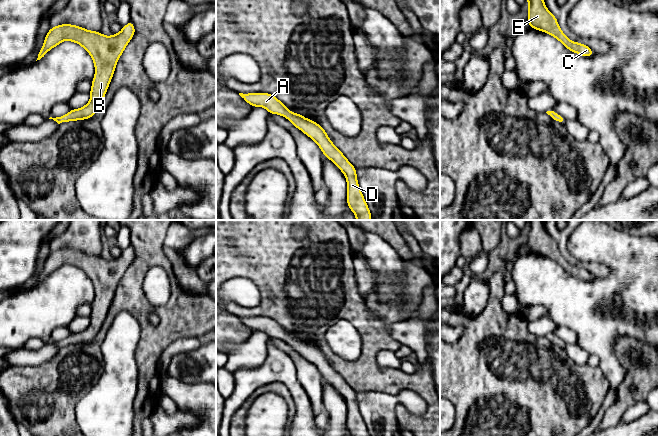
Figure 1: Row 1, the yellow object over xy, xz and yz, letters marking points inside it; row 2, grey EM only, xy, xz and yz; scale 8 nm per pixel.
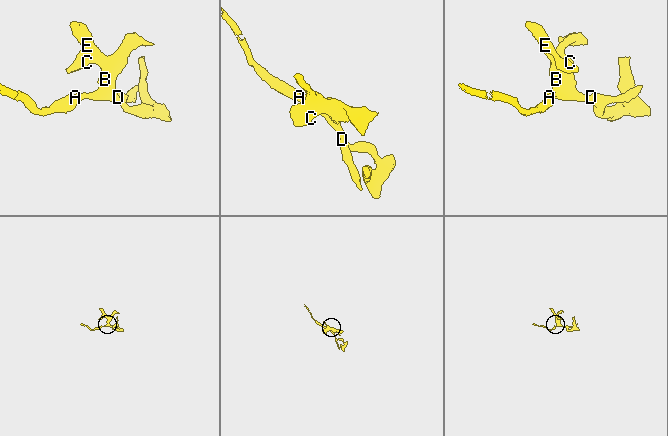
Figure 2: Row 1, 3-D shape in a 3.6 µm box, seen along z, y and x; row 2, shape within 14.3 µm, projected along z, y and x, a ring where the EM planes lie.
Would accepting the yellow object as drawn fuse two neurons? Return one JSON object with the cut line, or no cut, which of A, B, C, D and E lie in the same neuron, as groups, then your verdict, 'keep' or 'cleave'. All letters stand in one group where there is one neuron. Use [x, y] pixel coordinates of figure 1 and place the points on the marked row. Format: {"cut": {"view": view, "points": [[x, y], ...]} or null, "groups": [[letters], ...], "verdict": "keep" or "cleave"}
{"cut": null, "groups": [["A", "B", "C", "D", "E"]], "verdict": "keep"}

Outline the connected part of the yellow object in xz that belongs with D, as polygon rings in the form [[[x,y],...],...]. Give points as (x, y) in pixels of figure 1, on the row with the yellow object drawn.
[[[248,93],[239,95],[253,107],[264,107],[271,114],[287,118],[296,128],[314,140],[323,154],[345,175],[347,180],[347,205],[355,214],[356,220],[372,220],[371,213],[357,181],[356,168],[332,143],[325,130],[316,122],[302,115],[290,112],[286,105],[268,93]]]

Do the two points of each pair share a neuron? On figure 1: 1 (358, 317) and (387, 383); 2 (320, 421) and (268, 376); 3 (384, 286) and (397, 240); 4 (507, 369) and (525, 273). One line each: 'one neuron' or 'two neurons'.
1: one neuron
2: two neurons
3: two neurons
4: two neurons

